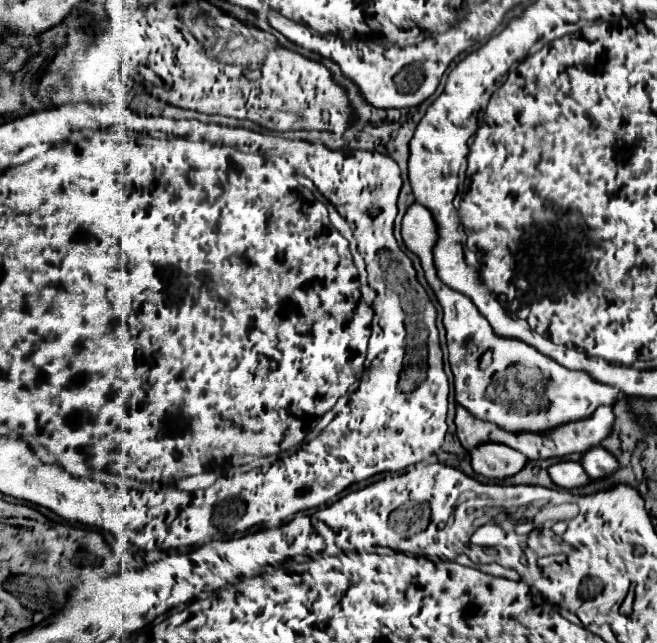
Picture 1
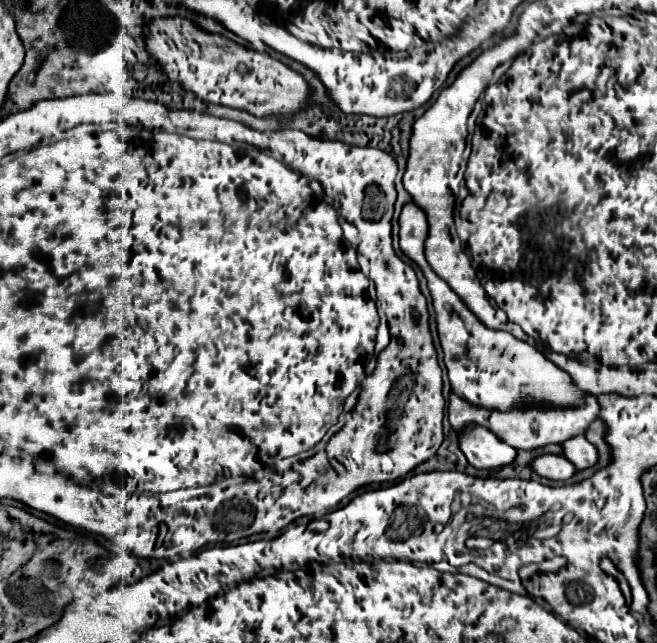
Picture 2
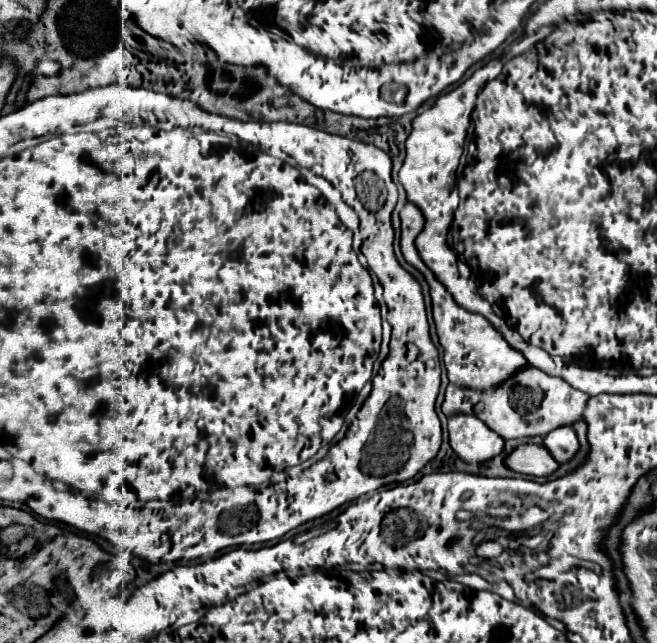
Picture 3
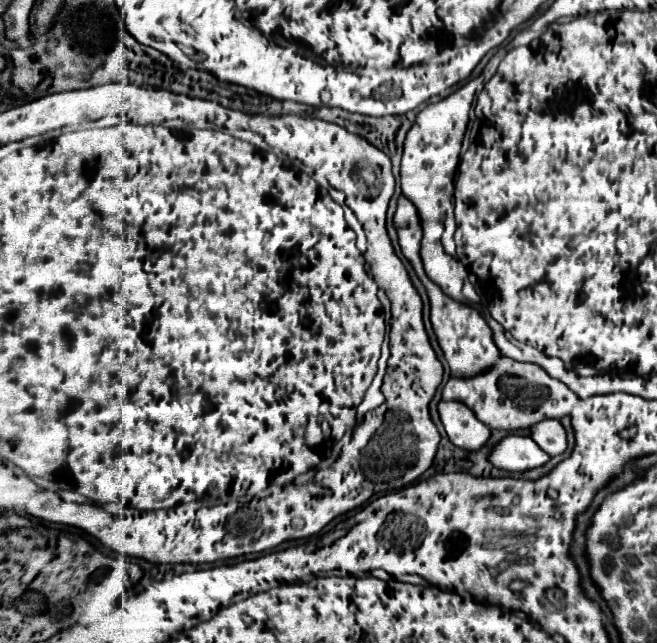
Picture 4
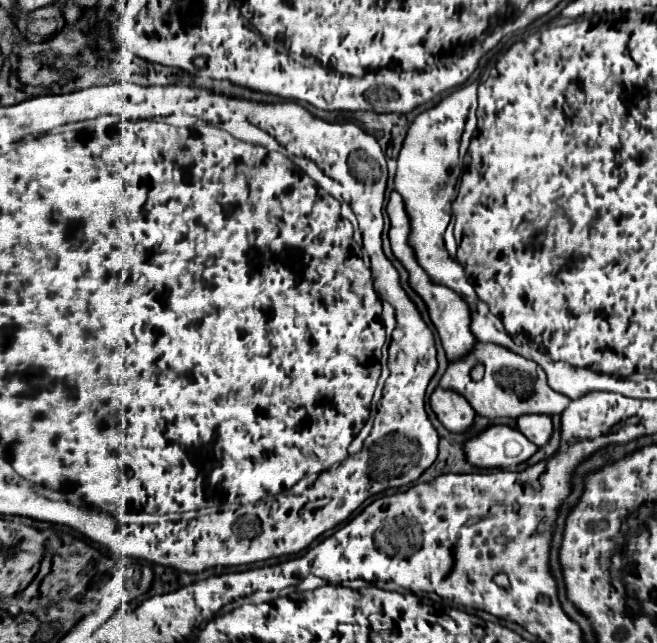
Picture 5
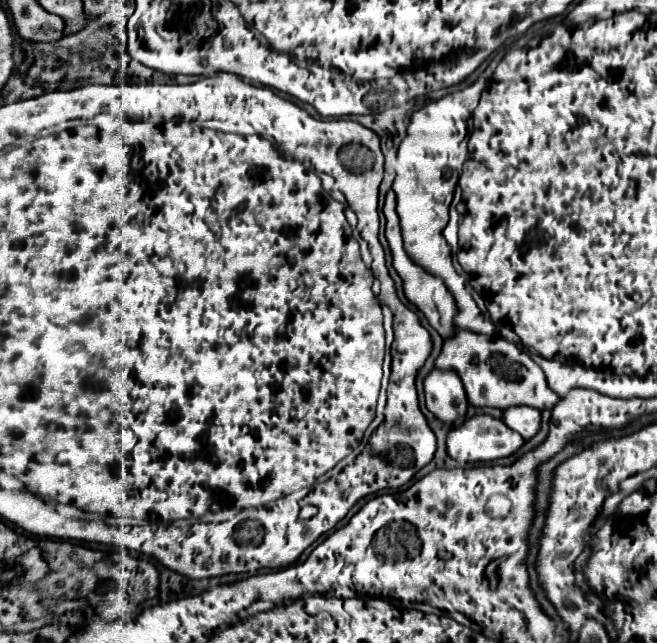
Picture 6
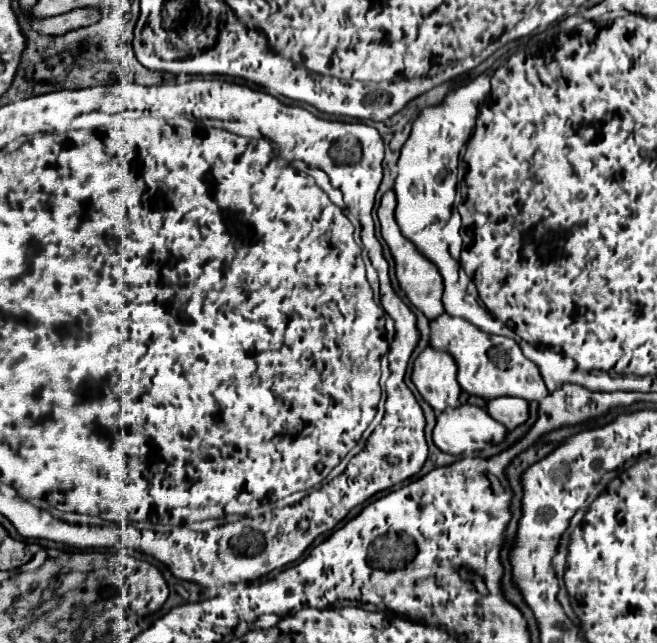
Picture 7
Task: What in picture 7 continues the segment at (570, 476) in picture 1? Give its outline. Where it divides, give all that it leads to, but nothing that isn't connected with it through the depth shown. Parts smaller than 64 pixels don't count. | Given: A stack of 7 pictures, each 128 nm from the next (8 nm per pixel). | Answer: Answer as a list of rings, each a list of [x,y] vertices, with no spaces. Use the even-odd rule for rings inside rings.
[[[456,406],[456,408],[448,408],[446,412],[438,414],[438,422],[434,428],[434,444],[452,456],[466,456],[472,452],[480,452],[484,448],[488,448],[490,444],[500,444],[504,442],[508,436],[508,430],[494,420],[486,410],[478,408],[478,406]]]

